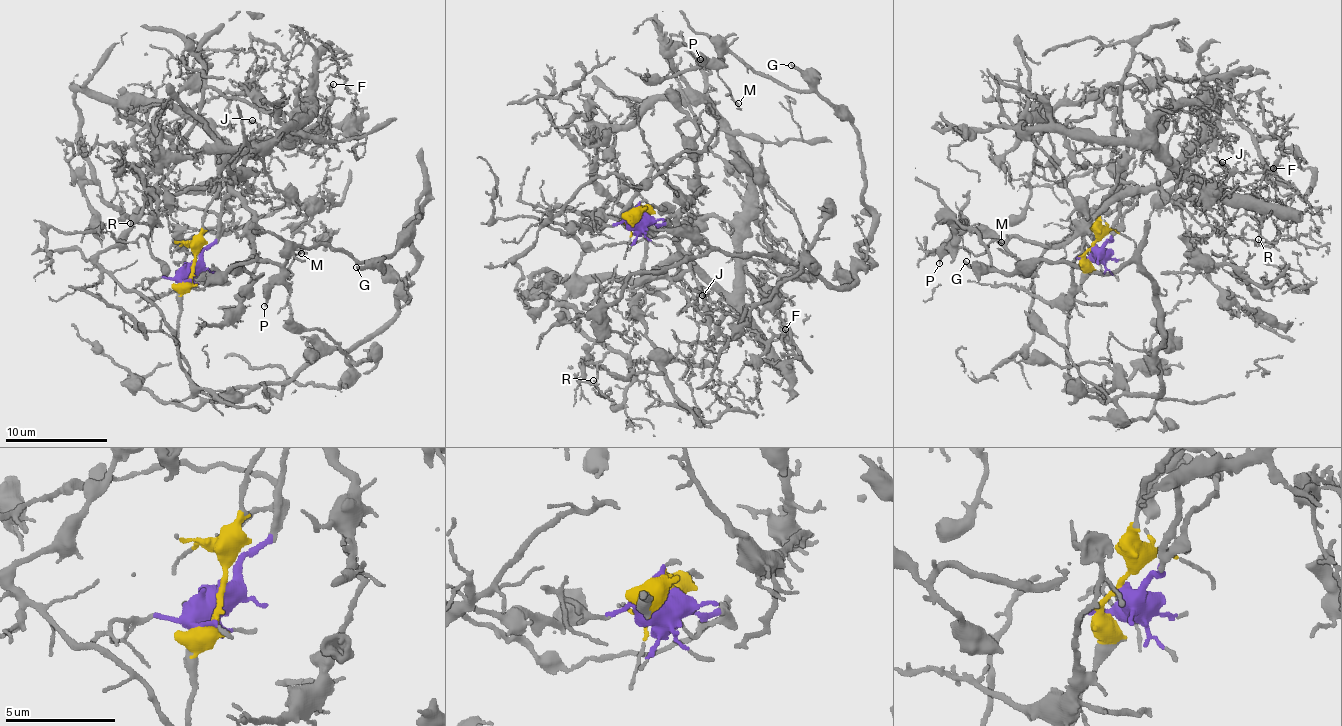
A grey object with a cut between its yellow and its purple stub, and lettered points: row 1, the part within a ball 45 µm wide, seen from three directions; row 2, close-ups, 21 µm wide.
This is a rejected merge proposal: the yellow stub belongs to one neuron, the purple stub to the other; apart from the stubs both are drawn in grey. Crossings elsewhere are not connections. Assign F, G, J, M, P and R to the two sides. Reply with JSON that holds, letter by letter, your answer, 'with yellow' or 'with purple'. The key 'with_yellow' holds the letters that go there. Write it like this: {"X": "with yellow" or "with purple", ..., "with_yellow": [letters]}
{"F": "with purple", "G": "with yellow", "J": "with purple", "M": "with yellow", "P": "with yellow", "R": "with purple", "with_yellow": ["G", "M", "P"]}

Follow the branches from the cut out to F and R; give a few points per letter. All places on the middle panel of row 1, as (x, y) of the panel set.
F: (643, 211), (668, 225), (676, 217), (682, 255), (725, 290), (746, 261), (766, 263), (777, 274), (785, 330)
R: (643, 211), (676, 217), (679, 251), (568, 296), (567, 315), (608, 348), (574, 378), (602, 394), (593, 379)

